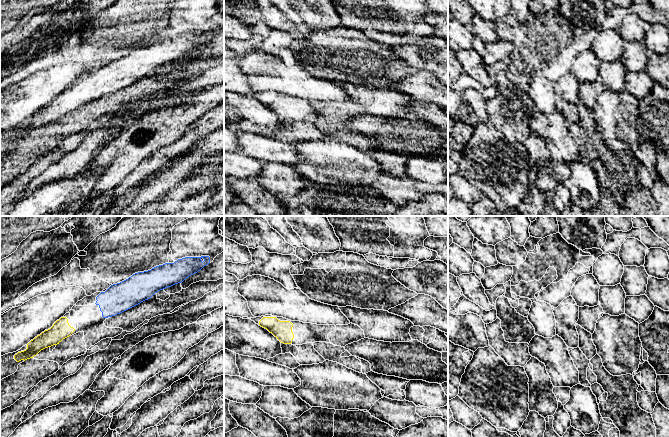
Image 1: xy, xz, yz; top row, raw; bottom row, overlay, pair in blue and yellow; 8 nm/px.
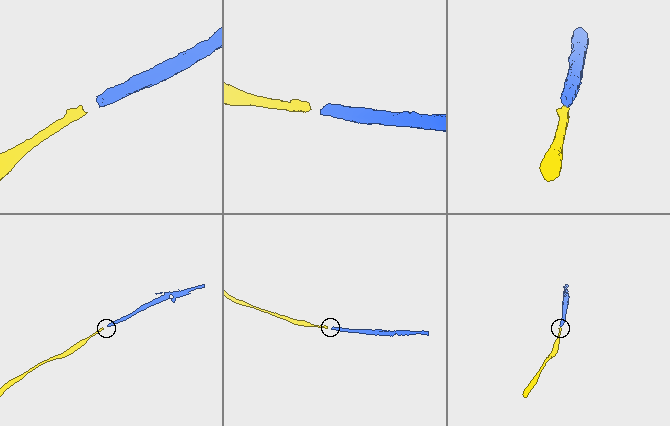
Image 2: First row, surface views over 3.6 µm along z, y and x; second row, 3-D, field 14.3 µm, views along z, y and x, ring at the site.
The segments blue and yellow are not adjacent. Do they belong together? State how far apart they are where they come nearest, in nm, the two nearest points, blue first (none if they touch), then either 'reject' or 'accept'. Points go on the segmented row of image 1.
240 nm | xy (102, 316), (74, 329) | accept

